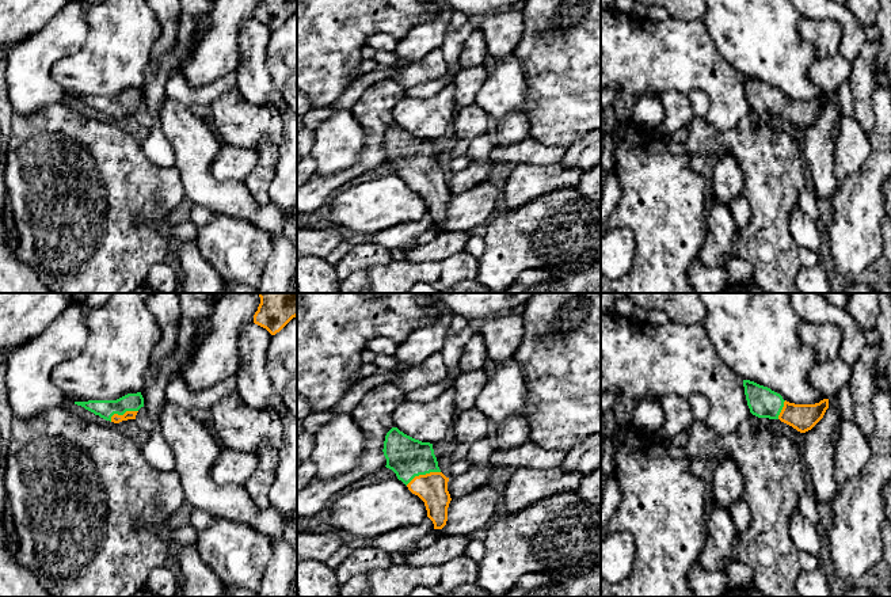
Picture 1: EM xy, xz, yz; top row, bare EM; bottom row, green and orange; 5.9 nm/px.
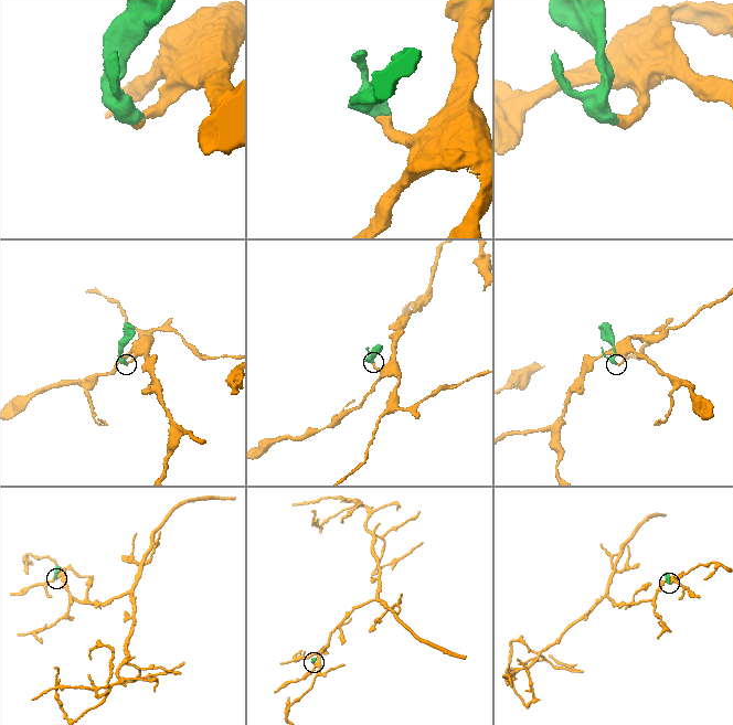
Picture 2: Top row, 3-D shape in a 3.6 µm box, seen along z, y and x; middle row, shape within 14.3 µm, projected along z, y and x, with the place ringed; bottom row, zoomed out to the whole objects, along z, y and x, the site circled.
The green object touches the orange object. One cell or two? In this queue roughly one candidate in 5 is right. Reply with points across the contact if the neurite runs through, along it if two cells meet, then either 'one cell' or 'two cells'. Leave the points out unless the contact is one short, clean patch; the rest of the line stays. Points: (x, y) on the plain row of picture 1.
runs through xz (407, 153), (422, 170), (431, 185); one cell

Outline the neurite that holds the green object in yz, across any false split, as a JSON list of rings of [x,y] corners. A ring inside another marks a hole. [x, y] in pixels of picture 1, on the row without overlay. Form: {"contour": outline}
{"contour": [[[743,76],[745,91],[750,109],[758,114],[780,115],[800,129],[811,126],[829,104],[829,95],[815,100],[795,100],[768,83]]]}

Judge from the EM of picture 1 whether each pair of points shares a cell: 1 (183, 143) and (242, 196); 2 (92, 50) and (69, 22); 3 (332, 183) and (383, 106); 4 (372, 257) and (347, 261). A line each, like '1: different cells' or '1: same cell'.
1: same cell
2: different cells
3: same cell
4: same cell

